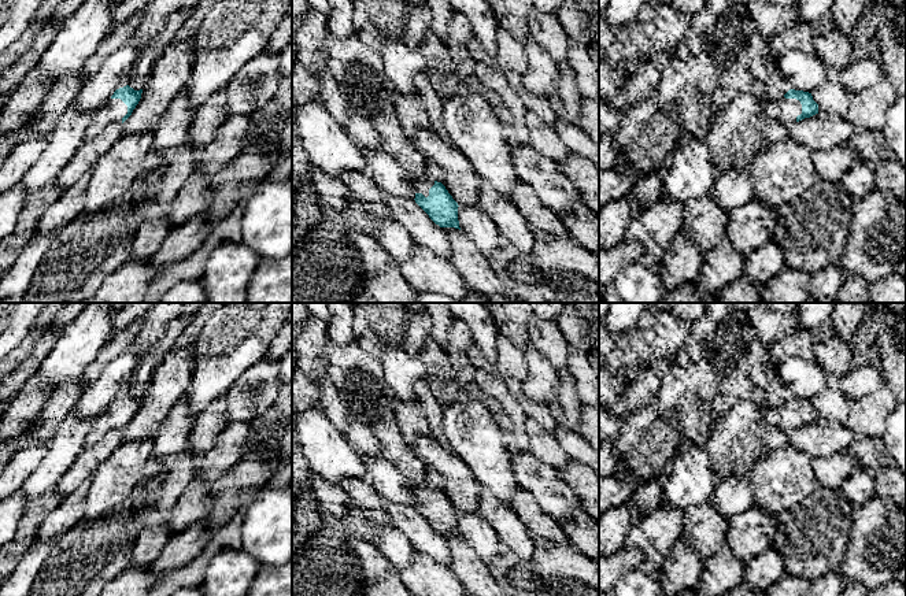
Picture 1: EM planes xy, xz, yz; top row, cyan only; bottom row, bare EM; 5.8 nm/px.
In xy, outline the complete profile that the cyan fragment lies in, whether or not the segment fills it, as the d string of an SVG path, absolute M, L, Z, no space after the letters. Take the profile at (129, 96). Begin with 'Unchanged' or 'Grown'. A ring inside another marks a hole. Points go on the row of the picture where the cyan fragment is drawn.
Grown. M129 85L117 89L107 103L95 111L93 119L86 130L86 140L93 138L111 123L123 123L138 104L141 93L143 89L134 90Z

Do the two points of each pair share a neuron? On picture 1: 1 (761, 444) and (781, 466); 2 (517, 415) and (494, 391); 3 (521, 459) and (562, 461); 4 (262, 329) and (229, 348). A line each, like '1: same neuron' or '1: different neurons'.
1: different neurons
2: same neuron
3: different neurons
4: same neuron

